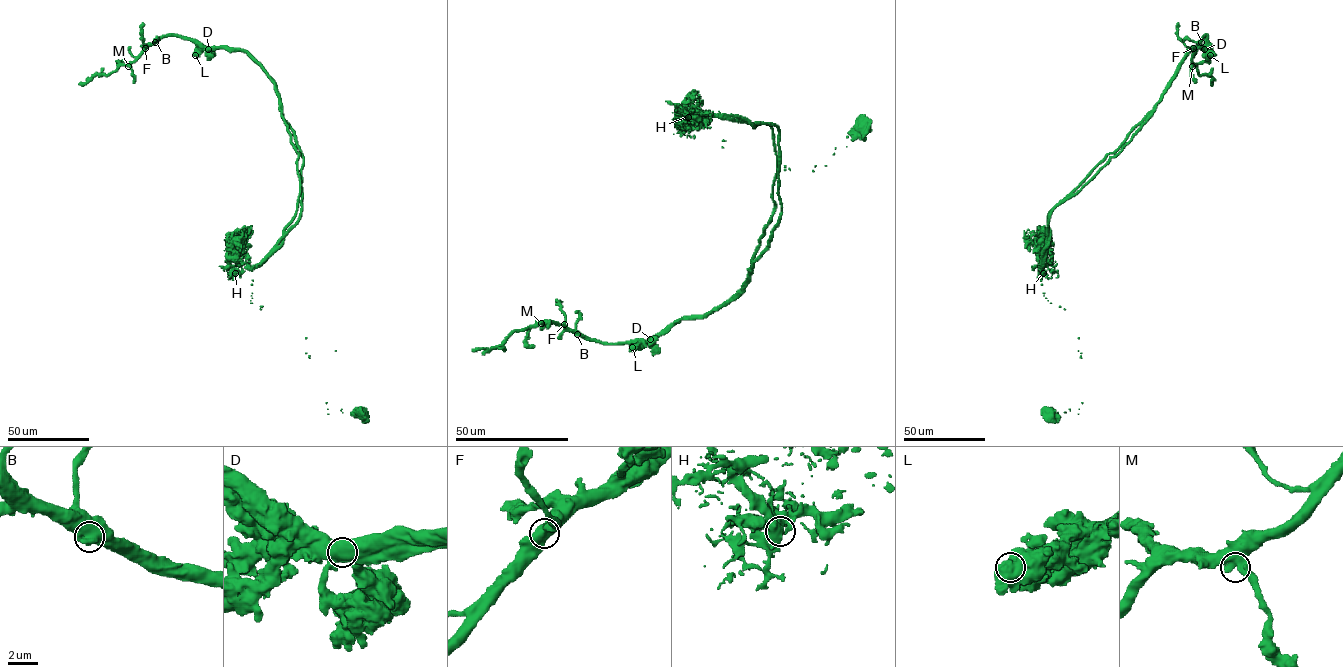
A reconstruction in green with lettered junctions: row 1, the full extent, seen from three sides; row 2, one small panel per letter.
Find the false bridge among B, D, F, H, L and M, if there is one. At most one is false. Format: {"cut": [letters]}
{"cut": ["D"]}

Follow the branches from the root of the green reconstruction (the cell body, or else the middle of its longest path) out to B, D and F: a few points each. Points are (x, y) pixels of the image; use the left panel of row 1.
B: (364, 412), (336, 351), (308, 356), (251, 303), (251, 268), (299, 193), (274, 84), (240, 50), (155, 42)
D: (364, 412), (336, 351), (308, 356), (251, 303), (251, 268), (297, 210), (298, 153), (267, 73), (208, 49)
F: (364, 412), (336, 351), (308, 356), (251, 303), (299, 193), (274, 84), (240, 50), (145, 48)

